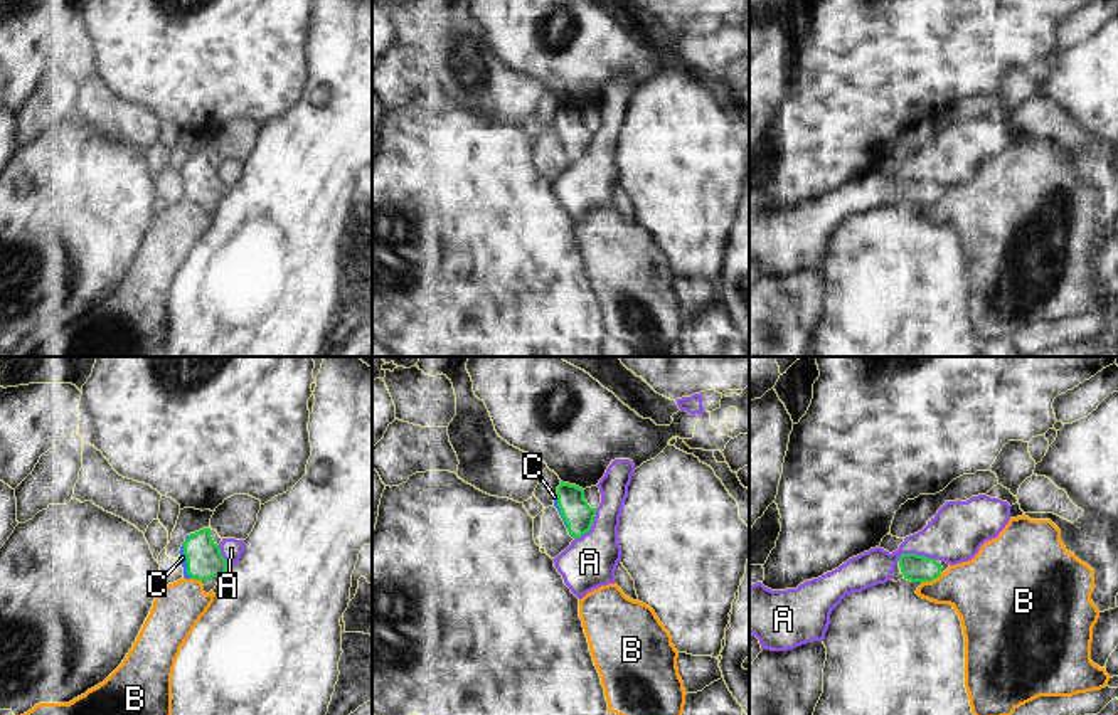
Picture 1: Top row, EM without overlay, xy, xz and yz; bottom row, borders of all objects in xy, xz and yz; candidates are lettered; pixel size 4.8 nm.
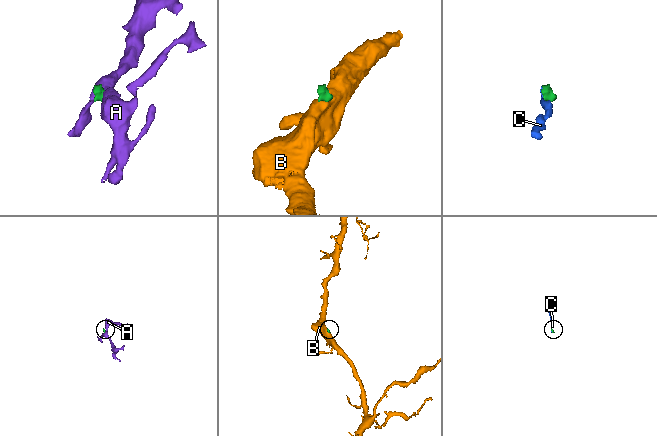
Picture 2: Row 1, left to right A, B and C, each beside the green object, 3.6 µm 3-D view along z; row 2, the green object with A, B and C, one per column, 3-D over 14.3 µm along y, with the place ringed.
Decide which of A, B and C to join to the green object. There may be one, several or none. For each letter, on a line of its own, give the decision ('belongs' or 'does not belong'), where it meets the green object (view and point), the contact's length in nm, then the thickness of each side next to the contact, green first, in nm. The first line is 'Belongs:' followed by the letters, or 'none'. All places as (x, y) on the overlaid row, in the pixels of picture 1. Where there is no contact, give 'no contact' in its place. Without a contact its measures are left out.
Belongs: C
A: does not belong | yz (915, 554) | 190 nm | 130/260 nm
B: does not belong | yz (931, 579) | 100 nm | 130/320 nm
C: belongs | xy (186, 559) | 180 nm | 180/30 nm

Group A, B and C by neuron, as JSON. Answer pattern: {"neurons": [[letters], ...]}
{"neurons": [["A"], ["B"], ["C"]]}

